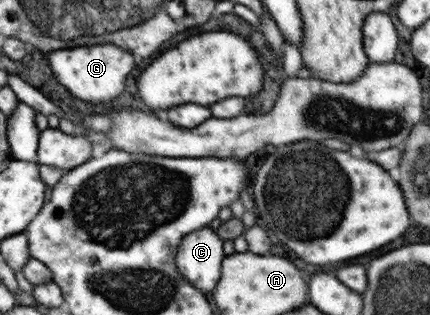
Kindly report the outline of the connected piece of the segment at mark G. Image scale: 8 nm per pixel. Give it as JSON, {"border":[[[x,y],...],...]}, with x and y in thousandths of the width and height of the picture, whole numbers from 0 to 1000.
{"border":[[[267,143],[128,159],[109,175],[109,190],[142,270],[149,270],[179,314],[235,333],[235,346],[291,283],[291,244],[314,213],[314,178]]]}

